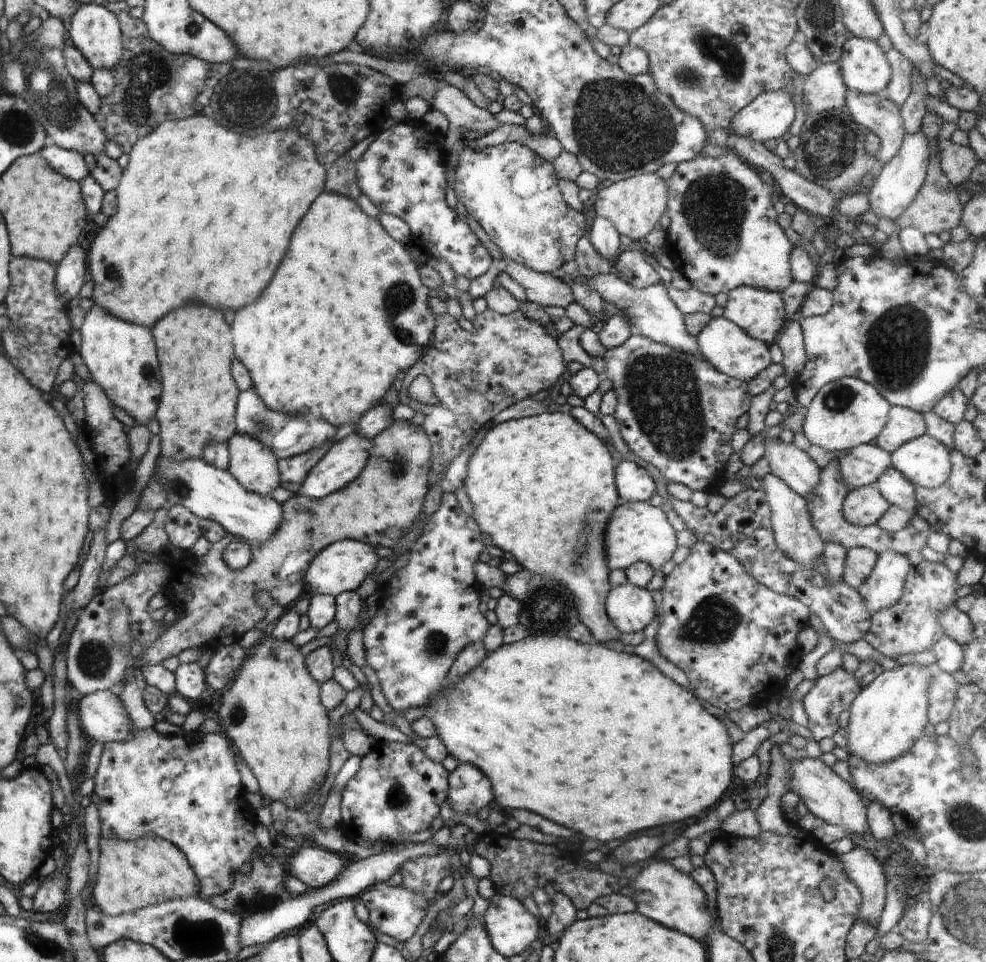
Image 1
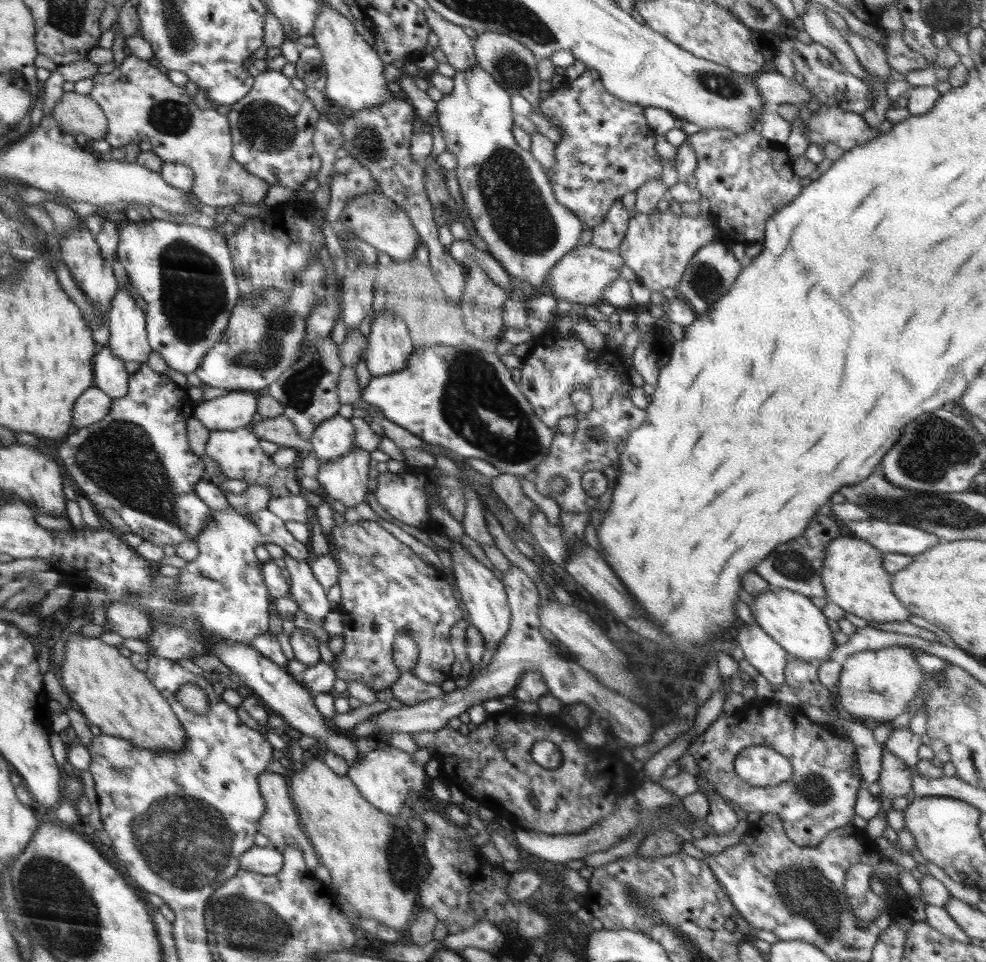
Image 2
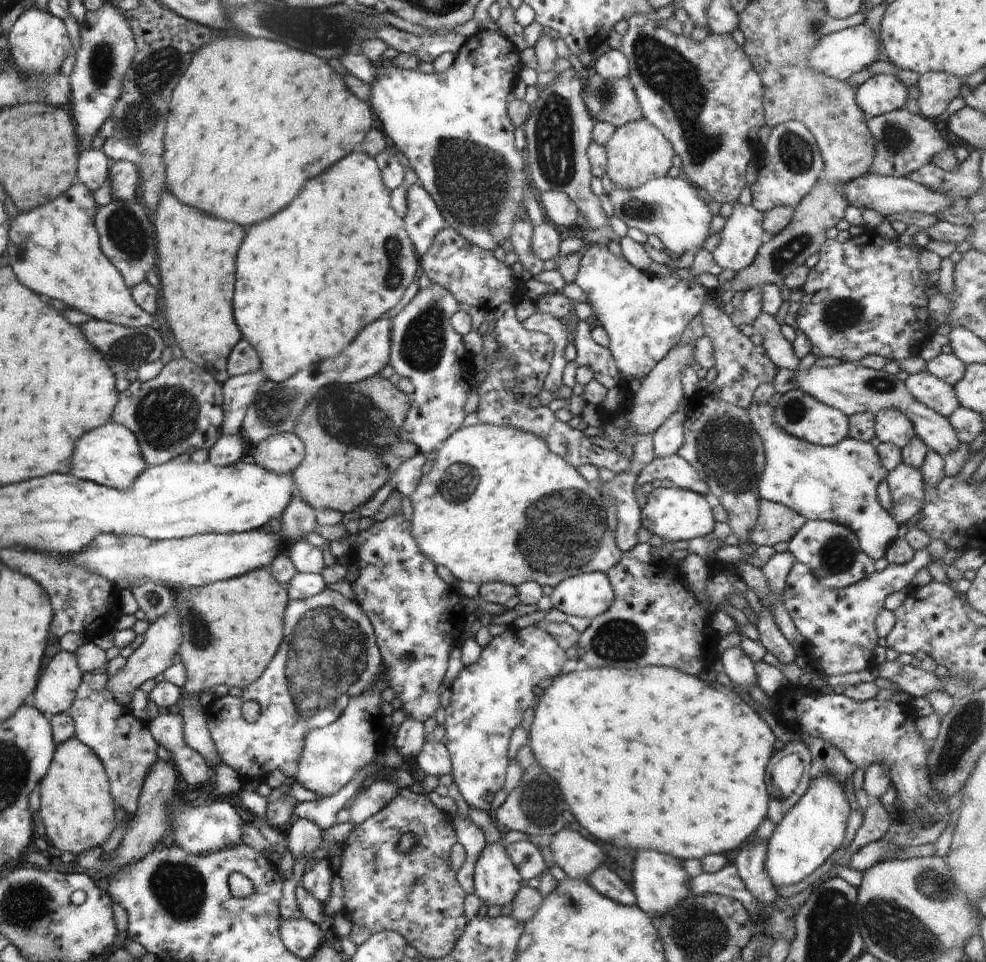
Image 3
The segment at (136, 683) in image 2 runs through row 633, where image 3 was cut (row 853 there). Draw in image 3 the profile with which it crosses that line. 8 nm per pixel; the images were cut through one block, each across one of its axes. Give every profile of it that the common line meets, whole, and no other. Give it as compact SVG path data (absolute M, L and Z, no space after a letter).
M75 737L58 744L49 775L42 780L40 815L48 842L62 853L80 856L82 852L100 848L114 830L114 804L108 774L97 754Z

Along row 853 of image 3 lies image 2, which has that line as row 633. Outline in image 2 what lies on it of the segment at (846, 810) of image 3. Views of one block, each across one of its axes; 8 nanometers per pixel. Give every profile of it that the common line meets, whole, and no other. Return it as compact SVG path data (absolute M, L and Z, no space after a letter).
M776 587L754 596L754 602L749 607L759 628L784 648L787 654L794 655L799 661L814 661L818 665L830 661L837 644L822 609L816 607L810 599L799 592Z

